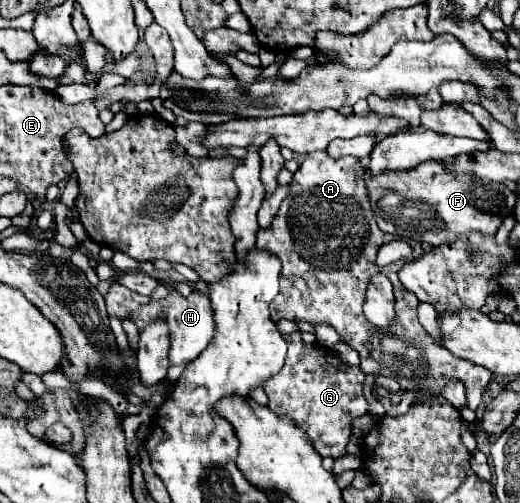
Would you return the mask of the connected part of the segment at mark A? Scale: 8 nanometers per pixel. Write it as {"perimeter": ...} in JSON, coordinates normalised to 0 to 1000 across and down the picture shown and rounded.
{"perimeter":[[[610,302],[587,310],[575,338],[563,346],[556,390],[544,398],[521,457],[494,461],[494,493],[529,505],[544,525],[540,577],[521,600],[521,636],[575,632],[602,648],[629,640],[656,664],[663,684],[690,700],[692,732],[704,746],[758,750],[775,767],[771,775],[802,775],[794,807],[829,787],[848,787],[852,771],[871,751],[883,751],[894,763],[902,811],[913,815],[948,744],[898,716],[867,708],[860,692],[837,684],[802,636],[802,592],[787,588],[760,549],[752,553],[763,592],[760,648],[740,660],[710,644],[698,628],[706,565],[713,549],[729,545],[729,529],[721,529],[725,497],[756,473],[752,465],[733,461],[721,441],[698,346],[702,334],[683,310],[640,318],[637,330],[610,330]]]}

